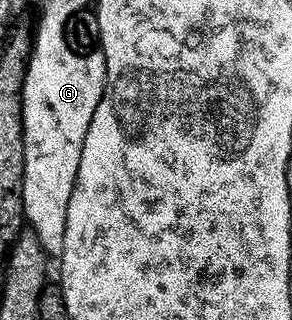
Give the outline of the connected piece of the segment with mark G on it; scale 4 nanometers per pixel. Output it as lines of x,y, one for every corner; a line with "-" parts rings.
35,27
33,39
33,53
29,57
29,65
25,69
25,84
21,90
21,112
23,113
23,141
25,142
25,180
23,181
23,205
29,203
29,209
25,212
25,219
33,225
32,230
42,245
45,246
46,256
59,257
63,253
63,233
67,225
67,201
71,201
71,189
77,180
79,173
79,157
83,153
83,141
87,137
87,125
91,125
91,117
101,100
101,94
105,91
105,54
100,49
89,55
78,55
76,51
67,49
45,48
45,27

